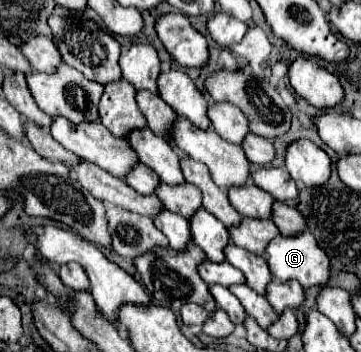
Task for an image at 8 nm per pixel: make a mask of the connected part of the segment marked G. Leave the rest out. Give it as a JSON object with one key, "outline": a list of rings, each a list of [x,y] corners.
{"outline":[[[304,232],[300,236],[294,238],[286,238],[286,236],[278,236],[274,238],[268,248],[266,248],[266,262],[270,266],[270,272],[276,280],[280,282],[290,282],[290,280],[298,280],[300,286],[304,290],[312,288],[312,286],[326,286],[328,280],[332,278],[332,270],[330,270],[330,258],[328,254],[320,248],[318,240],[310,234]]]}

